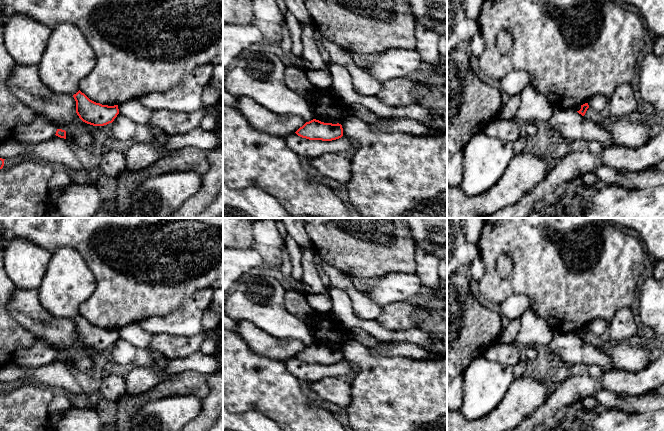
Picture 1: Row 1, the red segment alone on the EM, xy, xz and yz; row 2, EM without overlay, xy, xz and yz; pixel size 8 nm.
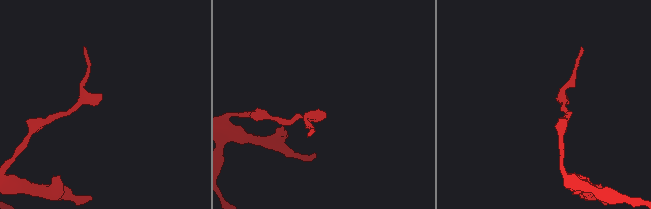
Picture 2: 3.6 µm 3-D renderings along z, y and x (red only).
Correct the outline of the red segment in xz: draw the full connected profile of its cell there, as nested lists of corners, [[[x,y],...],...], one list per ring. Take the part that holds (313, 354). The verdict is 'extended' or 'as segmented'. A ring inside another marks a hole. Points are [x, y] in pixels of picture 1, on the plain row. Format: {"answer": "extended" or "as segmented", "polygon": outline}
{"answer": "as segmented", "polygon": [[[313,343],[306,346],[295,357],[300,361],[309,364],[332,365],[343,360],[343,352],[339,347],[324,347]]]}

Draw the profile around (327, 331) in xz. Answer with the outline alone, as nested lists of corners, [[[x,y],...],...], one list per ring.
[[[319,313],[306,321],[313,332],[315,343],[324,347],[341,348],[351,338],[351,333],[335,317]]]

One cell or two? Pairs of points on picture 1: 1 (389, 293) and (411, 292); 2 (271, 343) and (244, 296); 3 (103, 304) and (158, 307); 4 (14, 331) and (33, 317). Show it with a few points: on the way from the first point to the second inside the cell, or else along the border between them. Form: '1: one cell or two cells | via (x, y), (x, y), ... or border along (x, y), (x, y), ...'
1: one cell | via (394, 293), (406, 292)
2: two cells | border along (243, 320), (252, 322), (275, 337), (286, 339)
3: one cell | via (117, 304), (139, 304), (144, 306)
4: two cells | border along (10, 314), (38, 339)

